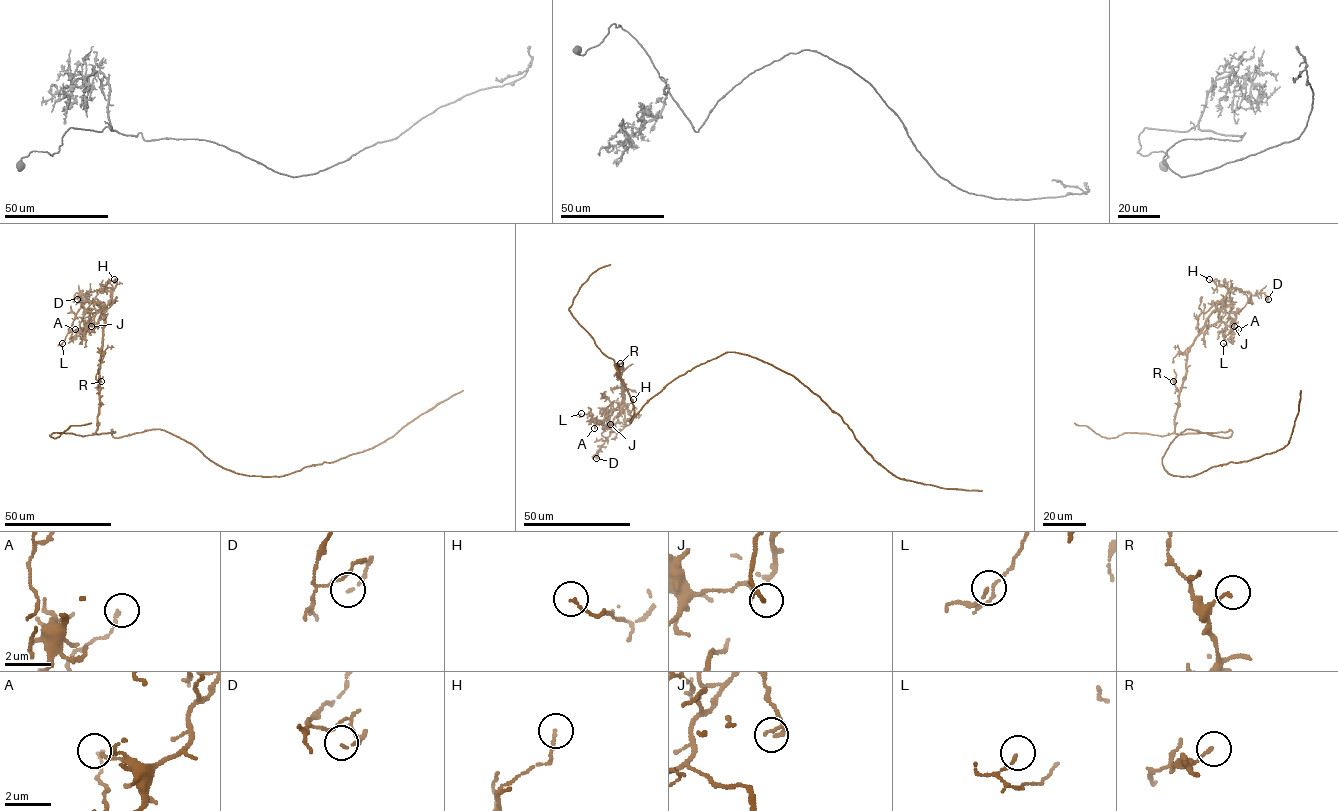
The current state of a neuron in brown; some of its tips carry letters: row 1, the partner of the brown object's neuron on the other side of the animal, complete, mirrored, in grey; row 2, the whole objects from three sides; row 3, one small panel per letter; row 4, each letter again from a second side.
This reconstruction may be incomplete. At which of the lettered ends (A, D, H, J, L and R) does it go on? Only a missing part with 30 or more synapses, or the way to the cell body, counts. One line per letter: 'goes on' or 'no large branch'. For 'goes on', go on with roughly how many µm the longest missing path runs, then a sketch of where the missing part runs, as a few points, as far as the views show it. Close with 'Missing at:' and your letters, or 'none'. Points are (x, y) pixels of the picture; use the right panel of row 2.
A: no large branch
D: no large branch
H: no large branch
J: no large branch
L: no large branch
R: no large branch
Missing at: none

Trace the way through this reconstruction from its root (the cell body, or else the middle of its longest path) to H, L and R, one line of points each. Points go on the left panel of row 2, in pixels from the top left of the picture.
H: (170, 433), (151, 429), (118, 438), (111, 430), (96, 433), (103, 328), (112, 296), (105, 283), (114, 279)
L: (170, 433), (151, 429), (118, 438), (111, 430), (96, 433), (104, 311), (84, 302), (62, 343)
R: (170, 433), (151, 429), (118, 438), (112, 435), (111, 430), (114, 432), (97, 434), (101, 381)

